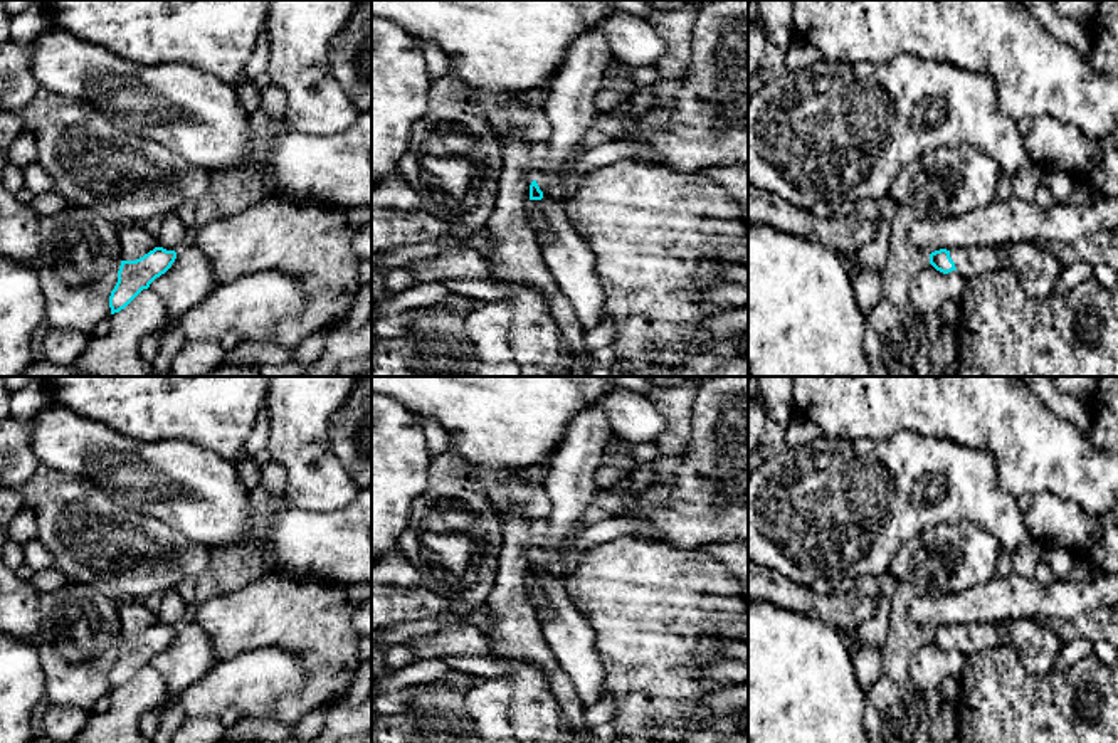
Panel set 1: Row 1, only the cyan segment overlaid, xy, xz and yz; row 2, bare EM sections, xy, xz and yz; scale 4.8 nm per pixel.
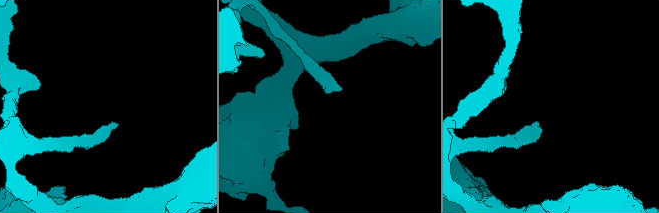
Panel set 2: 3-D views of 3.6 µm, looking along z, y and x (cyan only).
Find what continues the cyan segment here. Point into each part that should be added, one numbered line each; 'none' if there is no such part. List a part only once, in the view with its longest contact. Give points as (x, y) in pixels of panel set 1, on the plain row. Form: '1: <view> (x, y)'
1: yz (970, 637)

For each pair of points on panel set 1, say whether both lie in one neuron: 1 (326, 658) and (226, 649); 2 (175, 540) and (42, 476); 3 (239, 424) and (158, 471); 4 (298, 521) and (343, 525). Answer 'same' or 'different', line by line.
1: same
2: same
3: different
4: same

